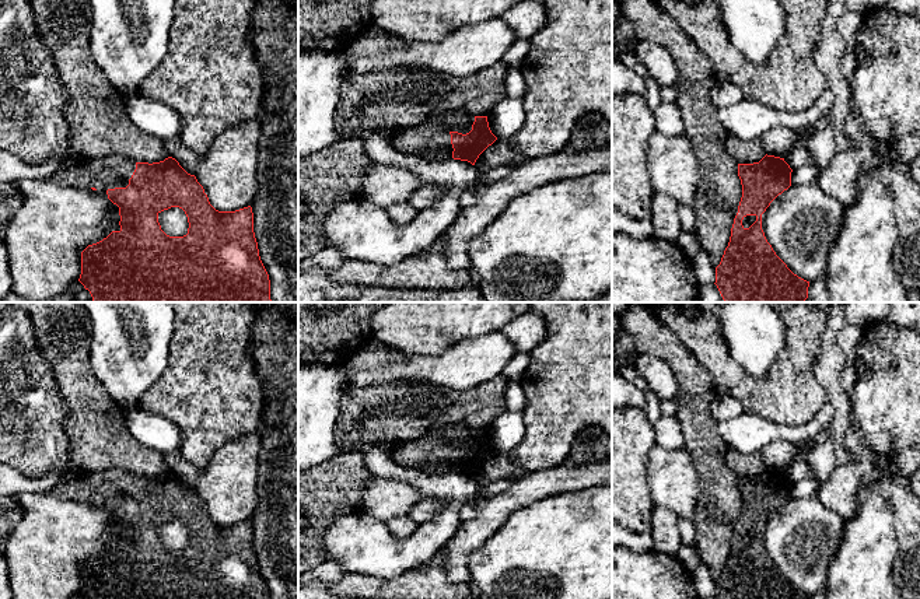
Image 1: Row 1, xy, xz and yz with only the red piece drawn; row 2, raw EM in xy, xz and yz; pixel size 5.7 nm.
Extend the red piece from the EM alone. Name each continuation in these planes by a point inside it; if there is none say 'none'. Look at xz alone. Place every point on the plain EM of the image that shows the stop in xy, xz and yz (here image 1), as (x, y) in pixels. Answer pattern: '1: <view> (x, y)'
1: xz (431, 454)

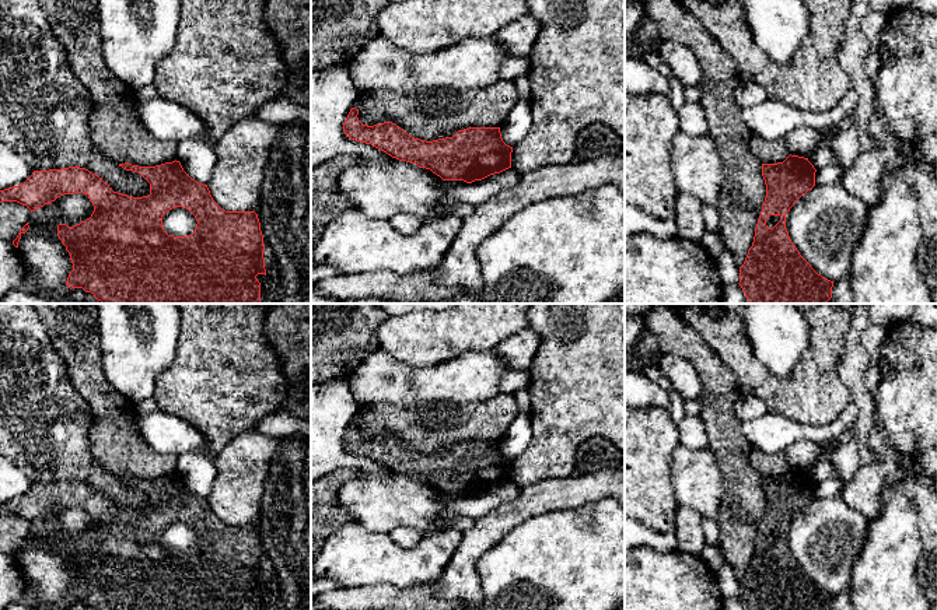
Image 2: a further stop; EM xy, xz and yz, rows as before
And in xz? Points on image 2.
none

